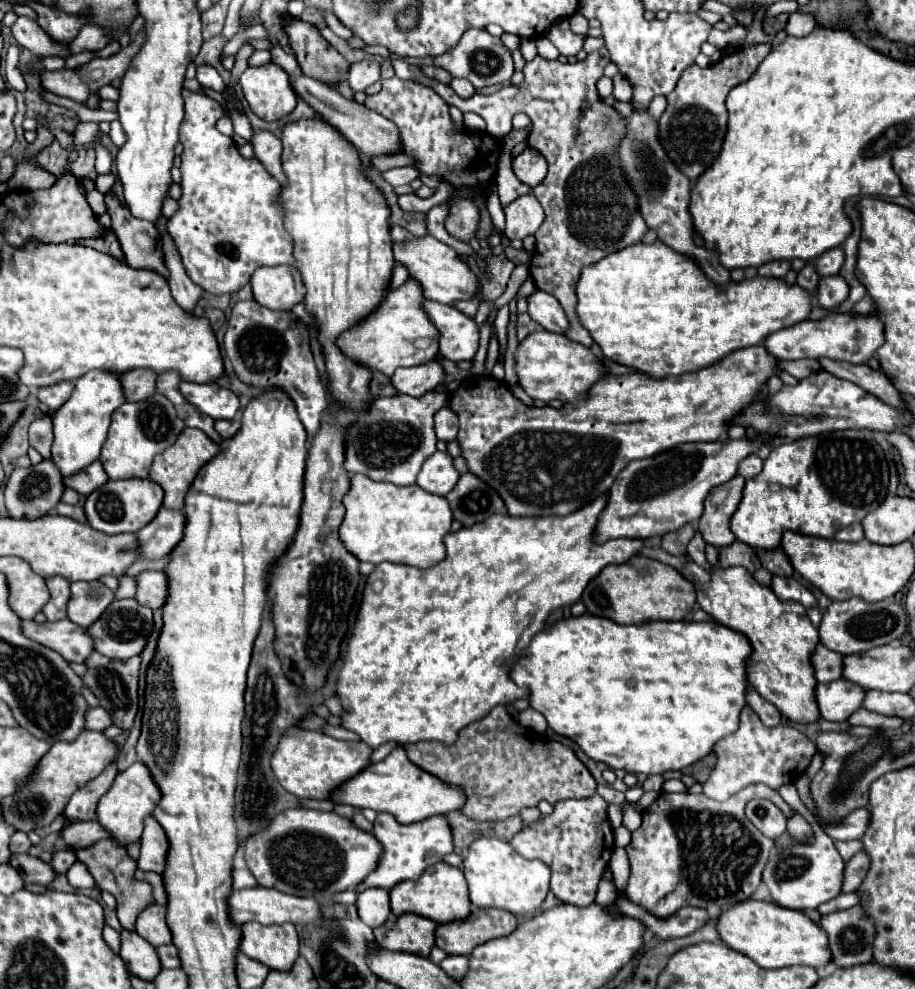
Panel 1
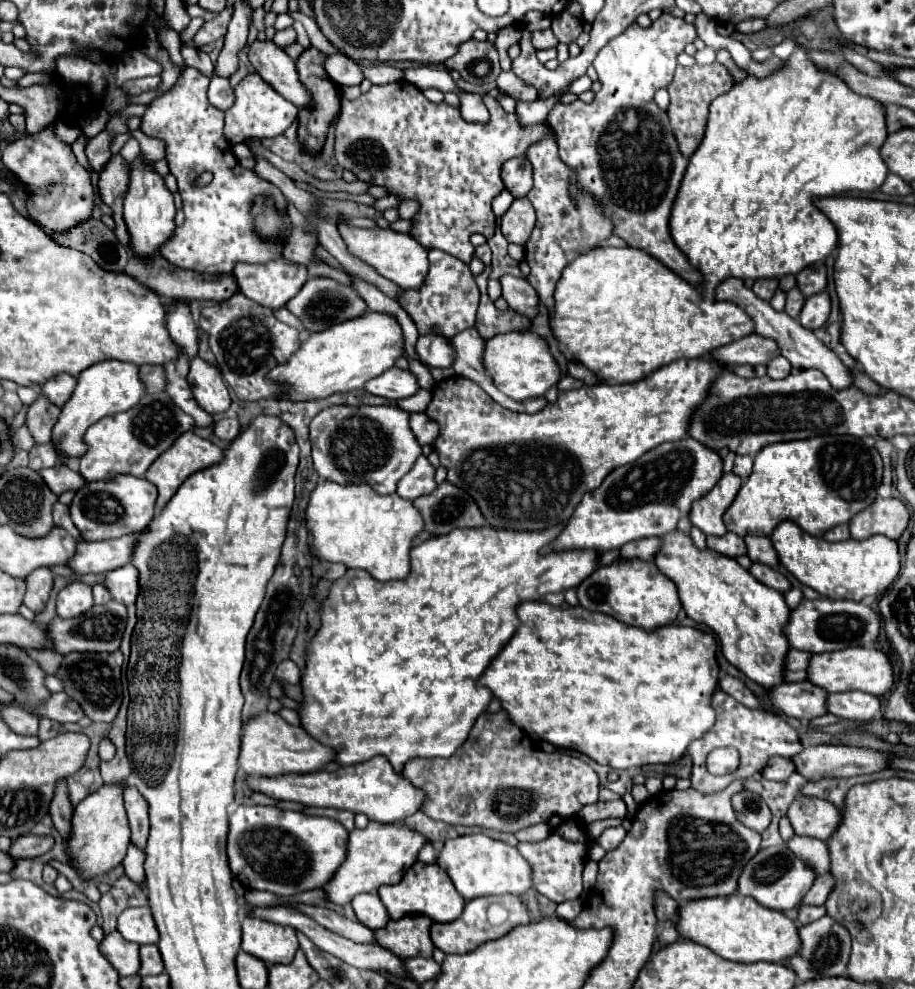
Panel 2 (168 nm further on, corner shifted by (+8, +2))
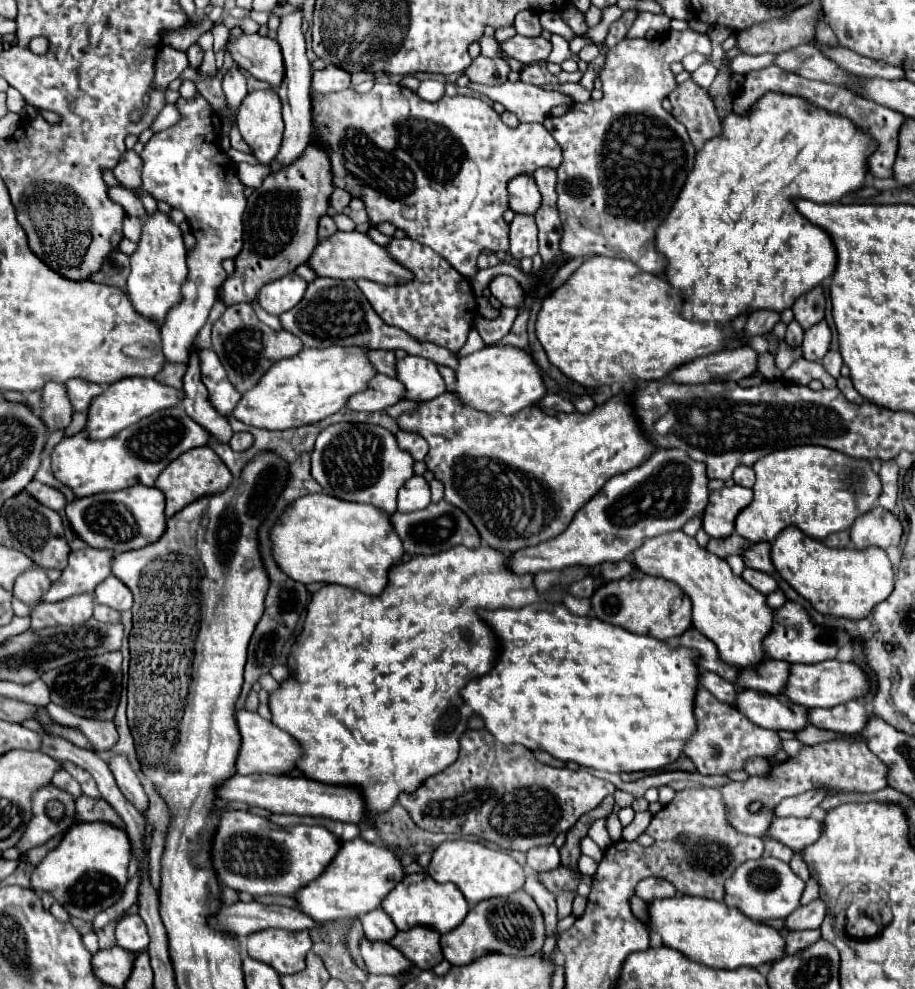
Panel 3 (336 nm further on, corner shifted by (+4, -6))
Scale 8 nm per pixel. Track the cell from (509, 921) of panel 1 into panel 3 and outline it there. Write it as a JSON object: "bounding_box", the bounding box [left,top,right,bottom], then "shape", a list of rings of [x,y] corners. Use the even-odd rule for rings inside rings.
{"bounding_box":[440,891,546,965],"shape":[[[514,891],[506,899],[484,899],[476,903],[466,919],[450,933],[442,935],[440,945],[444,957],[452,965],[468,965],[486,953],[504,955],[536,955],[546,939],[542,911],[526,891]]]}

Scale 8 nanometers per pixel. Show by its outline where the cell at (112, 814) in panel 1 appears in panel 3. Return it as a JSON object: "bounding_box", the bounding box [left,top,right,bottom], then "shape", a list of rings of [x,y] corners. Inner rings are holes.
{"bounding_box":[30,823,130,921],"shape":[[[78,823],[74,825],[46,857],[34,867],[30,887],[34,891],[50,893],[70,917],[92,921],[100,911],[112,907],[124,893],[128,883],[130,843],[122,829],[108,823]]]}

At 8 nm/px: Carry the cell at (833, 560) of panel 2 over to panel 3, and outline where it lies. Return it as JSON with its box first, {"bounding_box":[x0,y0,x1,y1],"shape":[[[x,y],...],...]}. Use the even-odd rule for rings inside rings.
{"bounding_box":[772,527,894,621],"shape":[[[786,527],[772,545],[772,563],[780,577],[822,615],[858,621],[894,589],[894,569],[884,549],[832,549],[818,539],[806,537],[796,527]]]}

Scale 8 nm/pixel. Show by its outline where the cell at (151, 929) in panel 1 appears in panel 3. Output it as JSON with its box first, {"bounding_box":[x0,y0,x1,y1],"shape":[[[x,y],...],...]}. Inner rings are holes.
{"bounding_box":[116,915,148,953],"shape":[[[126,915],[118,921],[116,929],[116,943],[132,953],[140,953],[148,949],[148,933],[146,933],[146,925],[142,923],[140,915]]]}

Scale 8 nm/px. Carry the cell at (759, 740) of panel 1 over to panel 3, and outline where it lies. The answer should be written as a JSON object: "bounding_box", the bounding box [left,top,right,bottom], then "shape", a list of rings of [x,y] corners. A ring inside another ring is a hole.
{"bounding_box":[684,687,780,775],"shape":[[[698,687],[694,695],[694,717],[696,733],[686,741],[684,753],[694,761],[702,775],[724,775],[730,769],[742,769],[748,757],[772,757],[780,751],[780,737],[776,731],[756,727],[740,715],[734,705],[714,699],[704,687]]]}

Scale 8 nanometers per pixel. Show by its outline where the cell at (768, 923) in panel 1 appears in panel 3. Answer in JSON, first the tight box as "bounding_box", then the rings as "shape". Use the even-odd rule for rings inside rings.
{"bounding_box":[648,895,784,969],"shape":[[[676,895],[648,903],[648,929],[662,937],[662,945],[684,953],[690,961],[716,969],[736,969],[742,965],[762,967],[784,957],[784,937],[780,931],[752,921],[724,901]]]}

